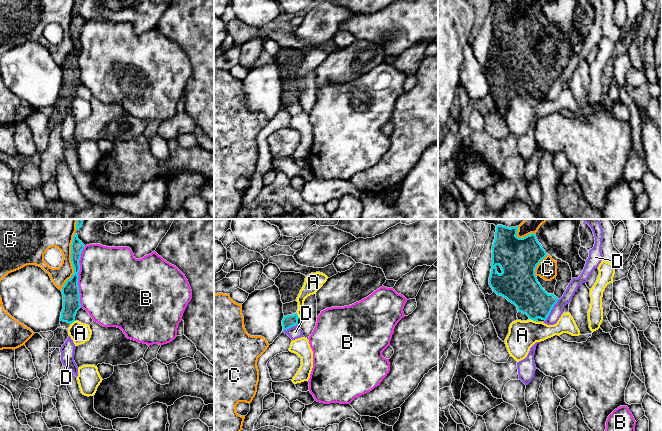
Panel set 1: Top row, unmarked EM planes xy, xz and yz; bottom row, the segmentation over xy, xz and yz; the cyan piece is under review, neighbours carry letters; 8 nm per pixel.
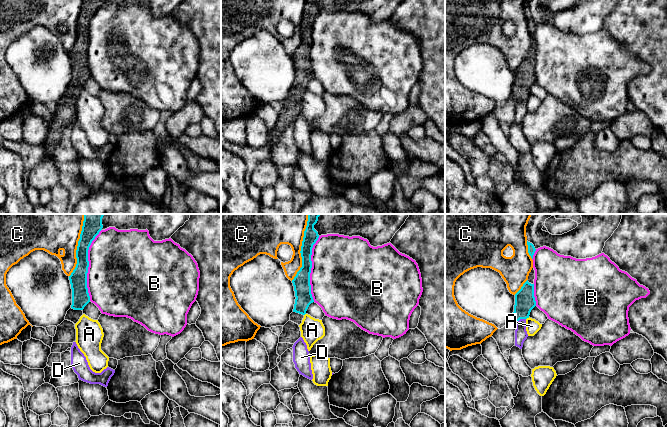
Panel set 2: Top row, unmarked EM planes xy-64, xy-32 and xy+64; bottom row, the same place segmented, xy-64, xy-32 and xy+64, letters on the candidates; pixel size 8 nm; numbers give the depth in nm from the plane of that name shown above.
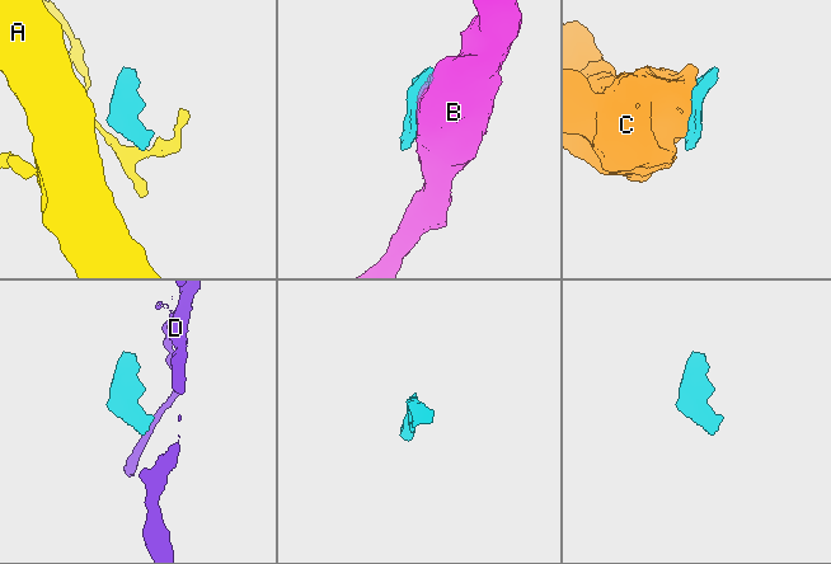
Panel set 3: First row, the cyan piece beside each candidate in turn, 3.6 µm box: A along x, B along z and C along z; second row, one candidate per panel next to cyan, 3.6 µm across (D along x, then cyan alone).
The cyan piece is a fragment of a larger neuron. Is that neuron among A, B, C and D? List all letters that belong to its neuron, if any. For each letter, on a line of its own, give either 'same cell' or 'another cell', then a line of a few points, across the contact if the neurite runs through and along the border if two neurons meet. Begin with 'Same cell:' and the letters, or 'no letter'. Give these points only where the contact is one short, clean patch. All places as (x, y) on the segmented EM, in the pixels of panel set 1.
Same cell: no letter
A: another cell | yz (529, 318), (537, 322)
B: another cell
C: another cell
D: another cell | yz (558, 299), (545, 320)

